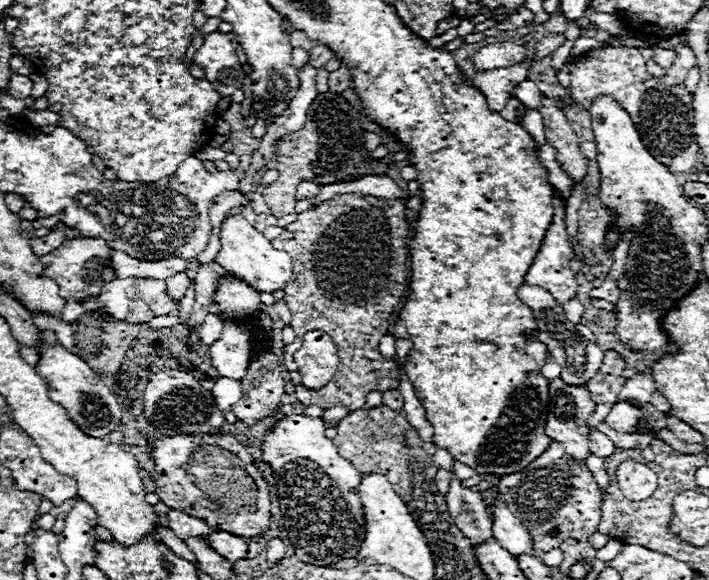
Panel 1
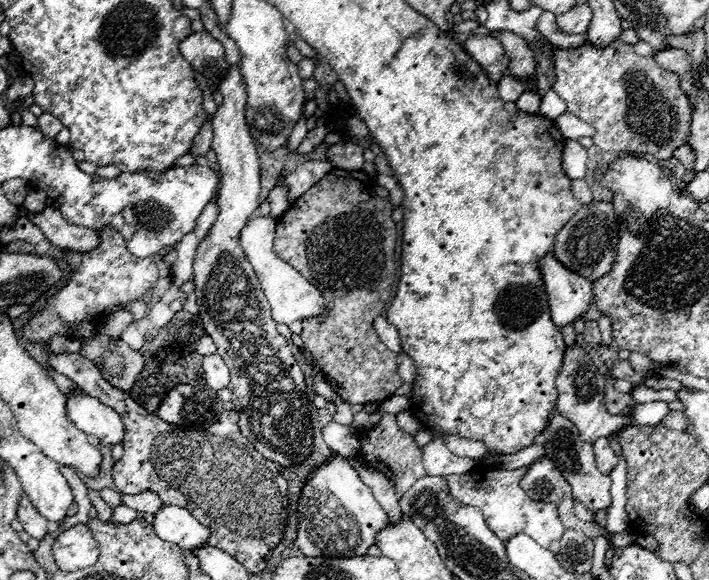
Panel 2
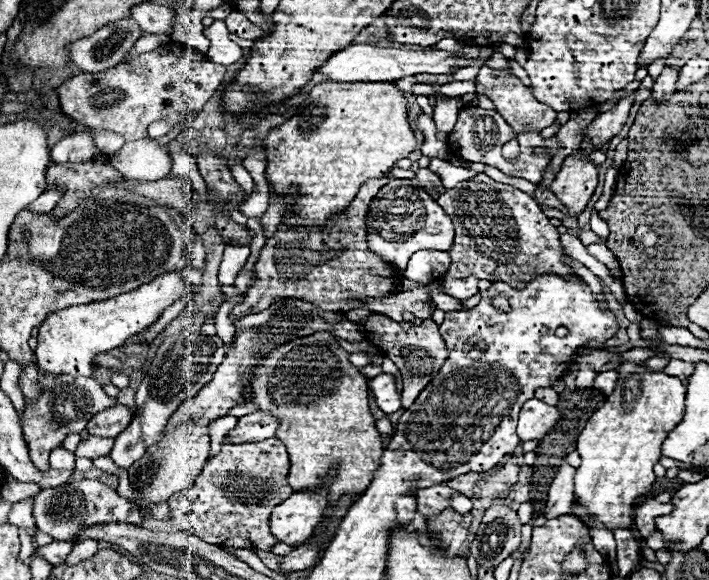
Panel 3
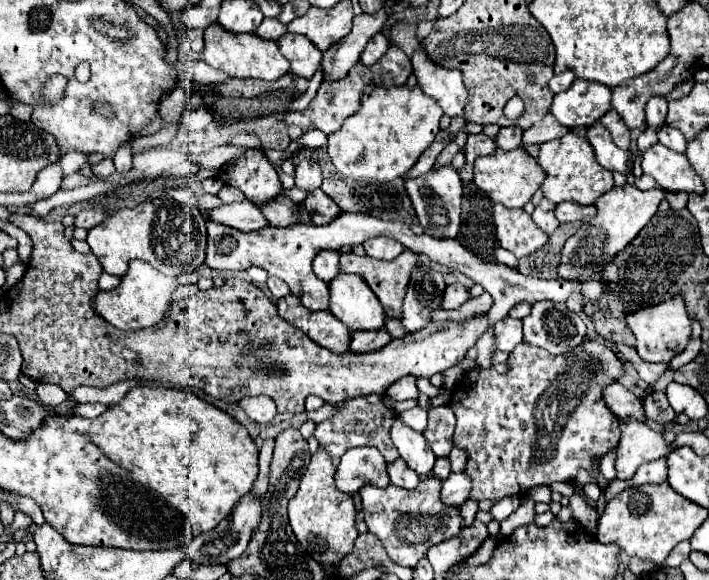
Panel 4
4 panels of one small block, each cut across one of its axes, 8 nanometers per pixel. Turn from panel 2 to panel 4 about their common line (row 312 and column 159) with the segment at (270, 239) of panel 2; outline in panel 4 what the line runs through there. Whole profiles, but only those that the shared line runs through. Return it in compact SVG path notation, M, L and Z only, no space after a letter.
M132 260L128 272L122 276L120 284L114 290L106 290L106 292L98 292L92 298L92 306L94 312L100 314L104 320L108 320L112 326L120 328L120 330L138 330L138 328L146 328L146 326L154 326L156 322L162 320L162 316L166 316L170 304L172 304L172 292L178 288L178 280L164 276L162 272L158 272L156 268L152 268L146 262L140 260Z

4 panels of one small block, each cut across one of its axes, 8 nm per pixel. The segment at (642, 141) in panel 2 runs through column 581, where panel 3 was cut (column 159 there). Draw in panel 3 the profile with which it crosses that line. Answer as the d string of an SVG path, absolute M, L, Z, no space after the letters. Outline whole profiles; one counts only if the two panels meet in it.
M166 44L154 52L140 54L104 74L78 74L56 88L64 114L80 124L114 130L126 140L148 136L146 128L154 120L180 122L180 112L202 110L222 84L226 66L210 62L204 54L184 44Z

